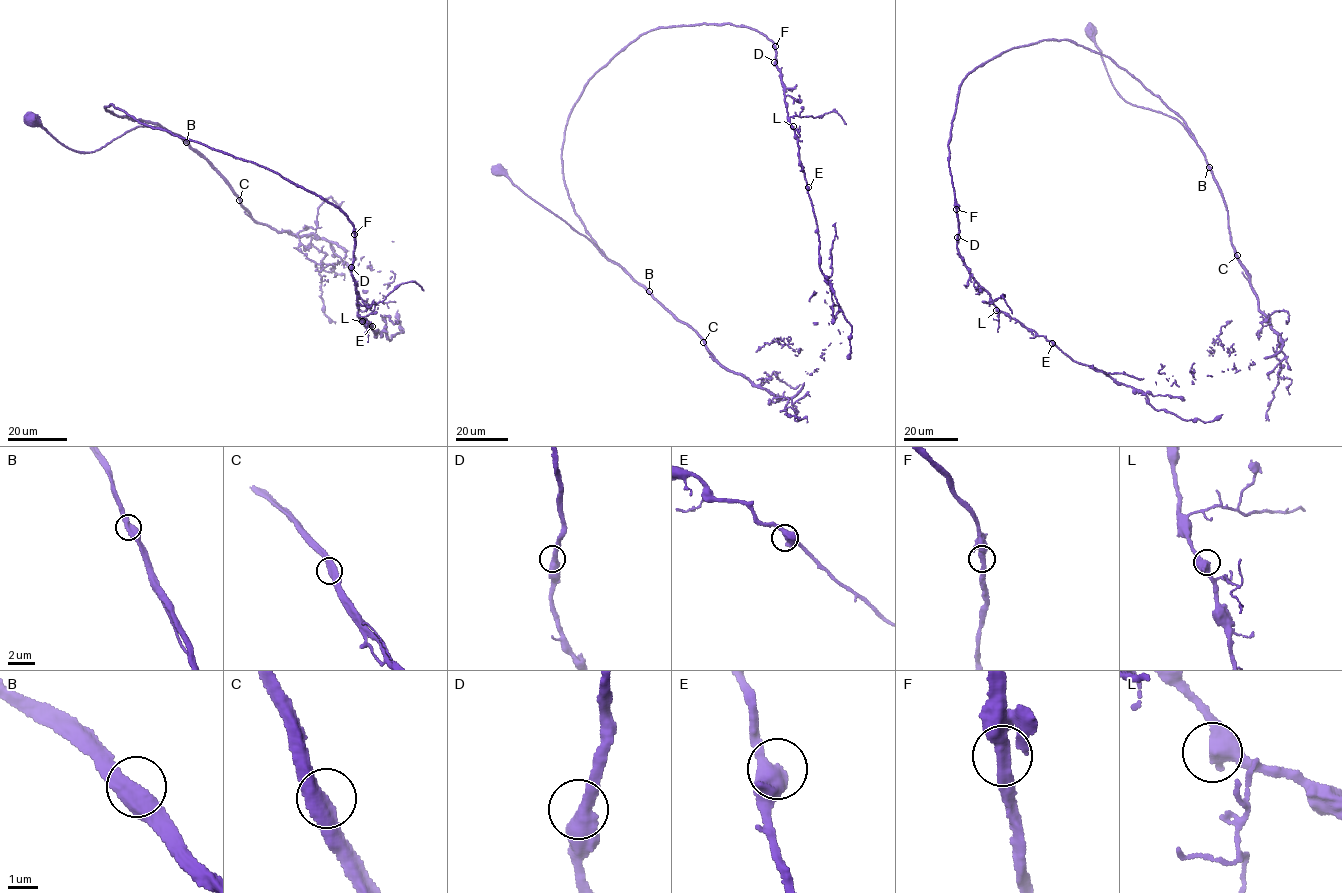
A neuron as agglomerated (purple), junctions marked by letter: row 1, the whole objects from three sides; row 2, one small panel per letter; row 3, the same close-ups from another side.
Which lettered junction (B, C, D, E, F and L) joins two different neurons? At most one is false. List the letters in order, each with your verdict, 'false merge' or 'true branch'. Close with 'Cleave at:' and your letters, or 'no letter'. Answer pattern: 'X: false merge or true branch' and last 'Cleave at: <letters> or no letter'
B: true branch
C: true branch
D: true branch
E: true branch
F: true branch
L: true branch
Cleave at: no letter

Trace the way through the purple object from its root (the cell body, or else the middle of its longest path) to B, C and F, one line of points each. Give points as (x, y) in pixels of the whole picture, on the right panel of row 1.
B: (1091, 32), (1112, 84), (1122, 99), (1177, 120), (1201, 149), (1209, 167)
C: (1091, 32), (1112, 84), (1122, 99), (1175, 118), (1201, 149), (1225, 204), (1230, 239), (1237, 255)
F: (1091, 32), (1122, 99), (1193, 138), (1106, 56), (1067, 40), (1018, 46), (960, 86), (948, 143), (956, 208)

